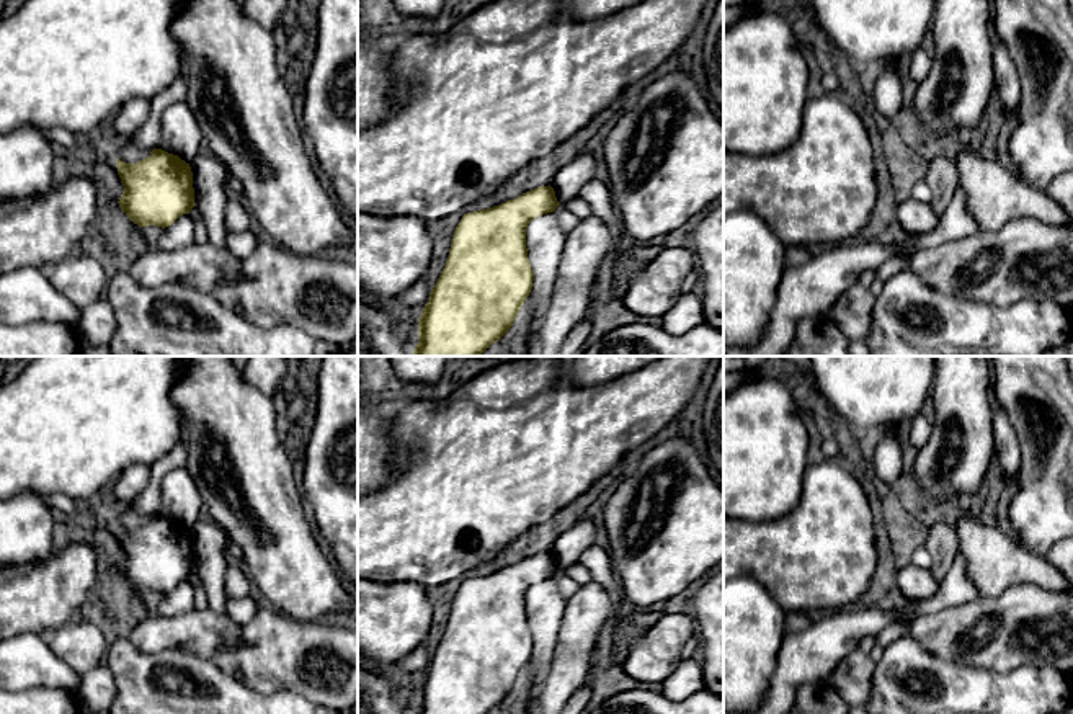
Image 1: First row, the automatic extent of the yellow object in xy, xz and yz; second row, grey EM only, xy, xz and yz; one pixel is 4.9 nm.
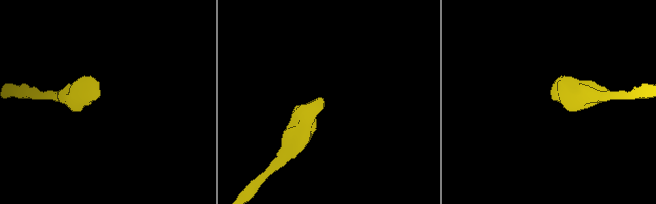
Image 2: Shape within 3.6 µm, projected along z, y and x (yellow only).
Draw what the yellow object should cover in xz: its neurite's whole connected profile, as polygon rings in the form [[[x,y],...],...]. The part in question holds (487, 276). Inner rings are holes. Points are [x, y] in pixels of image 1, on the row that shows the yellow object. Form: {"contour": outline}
{"contour": [[[537,186],[498,206],[467,212],[456,225],[446,265],[418,319],[418,345],[412,356],[480,356],[513,325],[532,289],[526,227],[560,203],[554,188]]]}

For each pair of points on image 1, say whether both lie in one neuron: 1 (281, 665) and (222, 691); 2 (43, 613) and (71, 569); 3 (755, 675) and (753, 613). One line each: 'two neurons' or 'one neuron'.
1: two neurons
2: one neuron
3: one neuron

